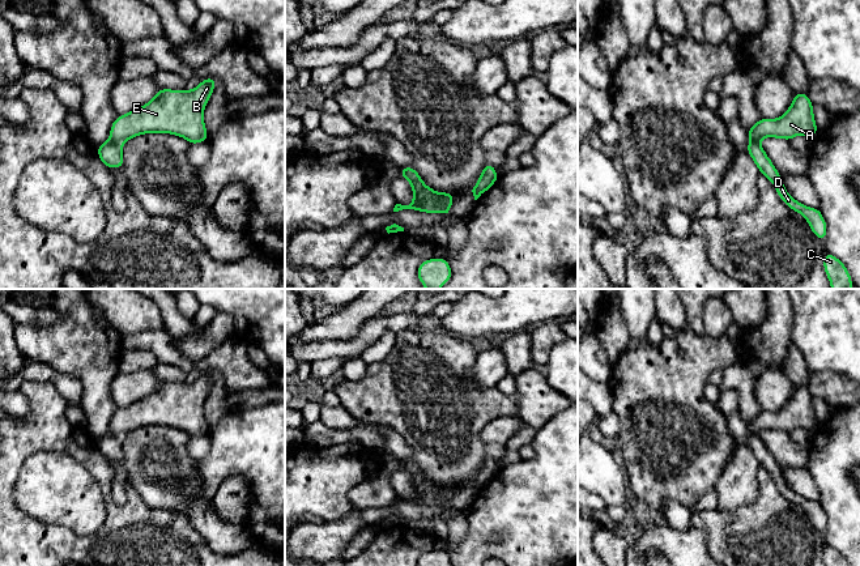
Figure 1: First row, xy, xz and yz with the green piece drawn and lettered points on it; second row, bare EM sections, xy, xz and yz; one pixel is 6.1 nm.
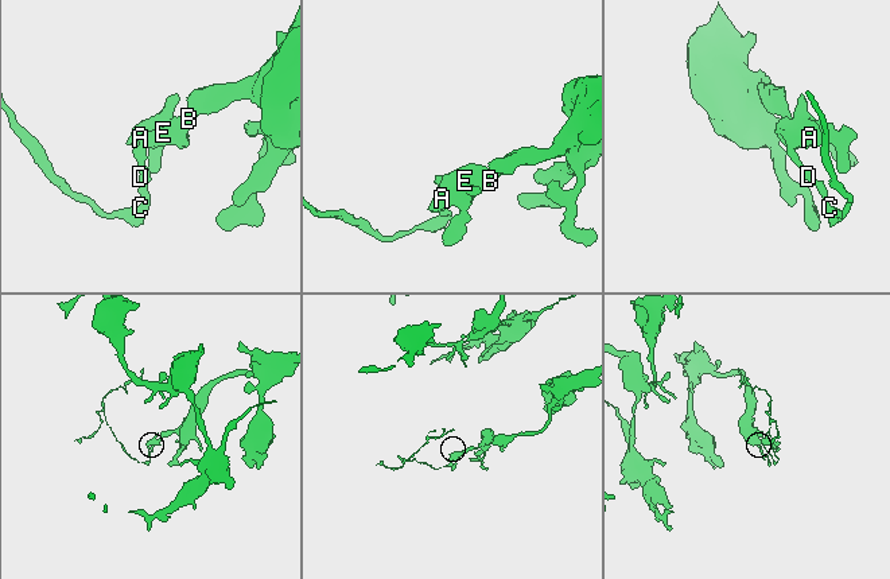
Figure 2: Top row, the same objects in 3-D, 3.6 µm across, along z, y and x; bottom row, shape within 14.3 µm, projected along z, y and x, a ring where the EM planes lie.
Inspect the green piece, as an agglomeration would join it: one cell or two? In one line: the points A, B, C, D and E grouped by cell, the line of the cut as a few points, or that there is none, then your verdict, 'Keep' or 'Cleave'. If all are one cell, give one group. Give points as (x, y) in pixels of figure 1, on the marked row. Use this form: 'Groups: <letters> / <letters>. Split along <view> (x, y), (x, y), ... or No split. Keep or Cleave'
Groups: A B E / C D. Split along xy (110, 137), (122, 144). Cleave

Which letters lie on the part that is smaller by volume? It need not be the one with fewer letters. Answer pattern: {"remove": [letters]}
{"remove": ["C", "D"]}

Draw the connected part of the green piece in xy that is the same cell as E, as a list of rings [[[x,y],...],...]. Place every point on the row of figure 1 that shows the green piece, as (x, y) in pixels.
[[[209,77],[201,80],[193,90],[159,88],[148,103],[112,122],[110,139],[123,144],[139,135],[169,133],[186,139],[191,145],[207,141],[209,135],[204,108],[216,82],[216,77]]]

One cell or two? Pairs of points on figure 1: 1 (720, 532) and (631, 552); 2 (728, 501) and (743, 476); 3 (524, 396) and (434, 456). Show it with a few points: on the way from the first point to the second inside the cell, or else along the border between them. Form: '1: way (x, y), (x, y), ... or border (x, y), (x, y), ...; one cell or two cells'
1: border (689, 527), (698, 528), (705, 533), (710, 552); two cells
2: way (731, 494), (739, 482); one cell
3: border (514, 398), (519, 415); two cells

